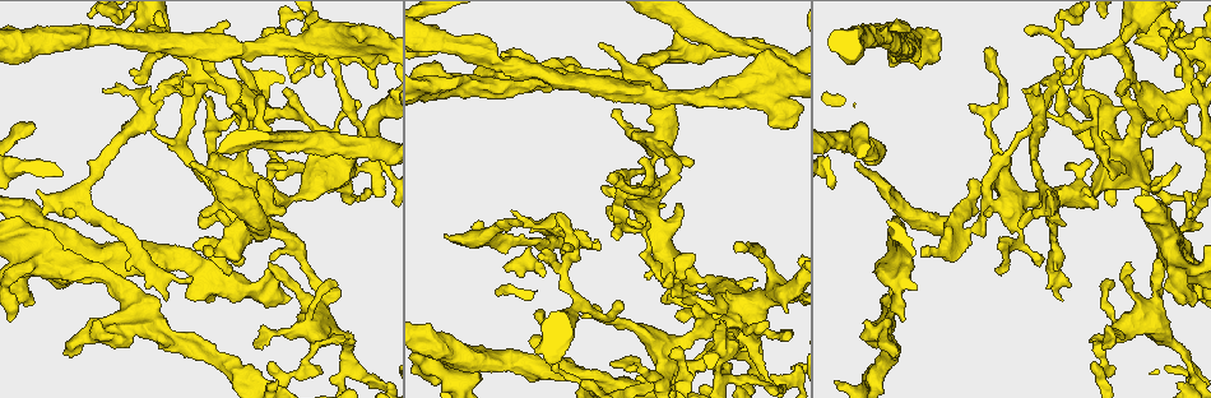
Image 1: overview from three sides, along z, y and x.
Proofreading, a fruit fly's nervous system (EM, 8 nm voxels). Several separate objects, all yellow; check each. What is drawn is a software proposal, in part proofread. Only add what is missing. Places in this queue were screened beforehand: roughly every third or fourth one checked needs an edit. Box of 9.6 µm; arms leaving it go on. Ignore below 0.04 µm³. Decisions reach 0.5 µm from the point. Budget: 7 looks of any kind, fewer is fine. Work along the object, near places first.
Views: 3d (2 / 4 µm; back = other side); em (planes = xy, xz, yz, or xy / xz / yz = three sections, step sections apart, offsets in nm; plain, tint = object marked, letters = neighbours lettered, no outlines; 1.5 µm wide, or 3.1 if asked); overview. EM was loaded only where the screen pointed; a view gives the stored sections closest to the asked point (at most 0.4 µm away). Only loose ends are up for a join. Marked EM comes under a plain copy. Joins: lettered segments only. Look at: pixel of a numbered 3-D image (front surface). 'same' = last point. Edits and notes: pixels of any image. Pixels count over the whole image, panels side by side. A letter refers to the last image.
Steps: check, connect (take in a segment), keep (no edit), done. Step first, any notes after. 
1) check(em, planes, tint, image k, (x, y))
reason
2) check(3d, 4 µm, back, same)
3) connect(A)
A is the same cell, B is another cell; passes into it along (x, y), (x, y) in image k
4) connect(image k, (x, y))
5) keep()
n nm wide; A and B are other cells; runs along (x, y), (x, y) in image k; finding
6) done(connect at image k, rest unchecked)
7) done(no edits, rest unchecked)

check(em, planes, letters, image 1, (1149, 148))
branch stops here

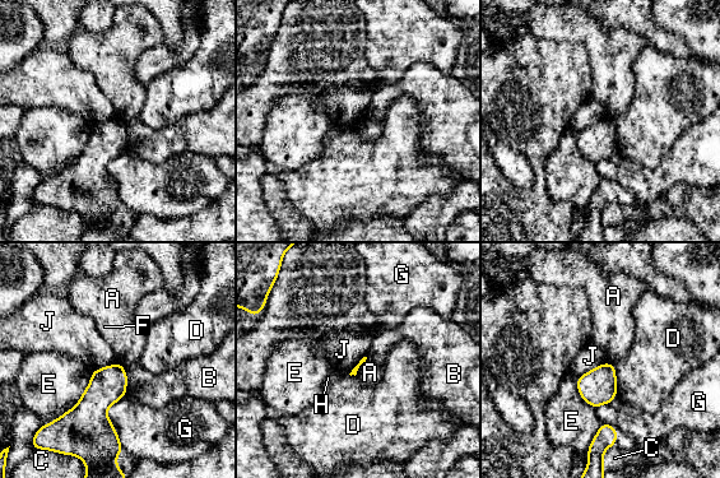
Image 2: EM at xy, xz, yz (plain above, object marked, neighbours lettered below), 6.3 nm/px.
keep()
A, B, C, D, E, F, G, H and J are other cells; border along (116, 362), (122, 366) in image 2; none of them fits

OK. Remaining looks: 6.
check(em, planes, tint, image 1, (31, 304))
branch stops here

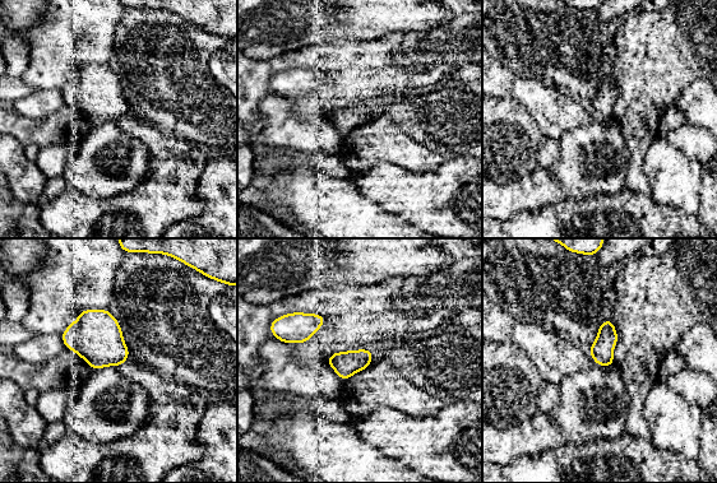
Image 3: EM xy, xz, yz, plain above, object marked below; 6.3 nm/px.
check(em, planes, letters, same)
what lies round it

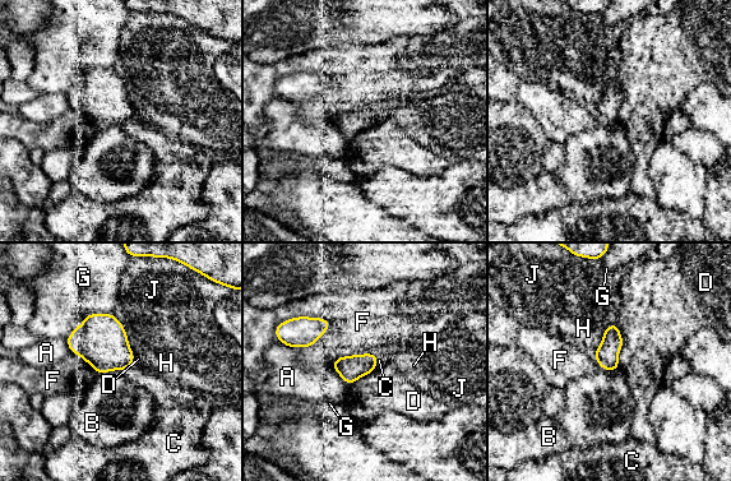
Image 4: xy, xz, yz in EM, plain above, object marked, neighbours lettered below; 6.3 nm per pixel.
keep()
A, B, C, D, F, G, H and J are other cells; border along (125, 369), (110, 369), (98, 374) in image 4; no lettered segment goes on from it

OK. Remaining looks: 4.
check(3d, 4 µm, image 1, (1092, 338))
thin end

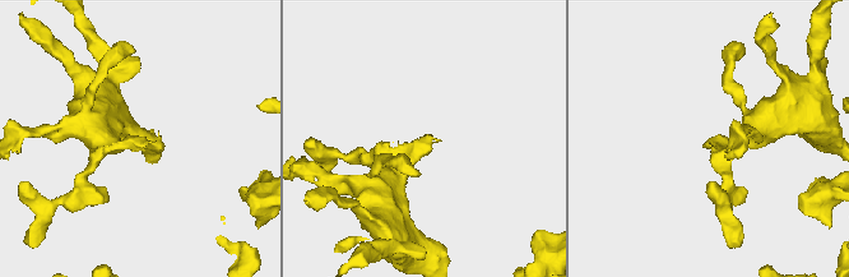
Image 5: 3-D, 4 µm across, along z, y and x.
check(em, planes, letters, image 5, (710, 140))

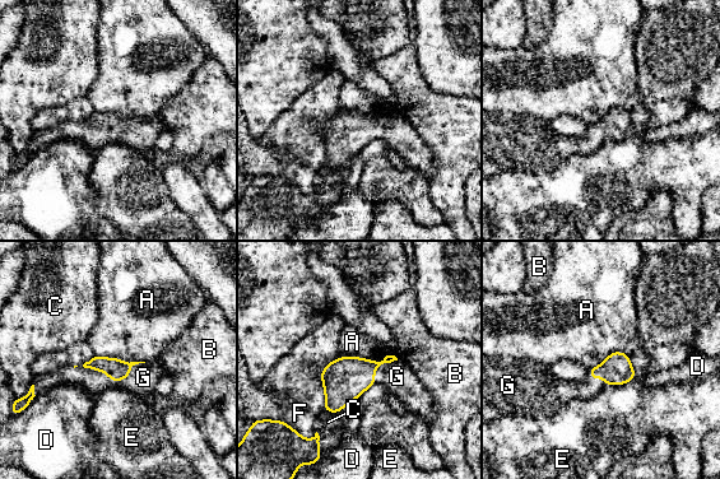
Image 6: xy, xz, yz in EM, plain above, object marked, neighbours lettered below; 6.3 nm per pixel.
connect(G)
G is the same cell, A, B, C, D, E and F are other cells; it goes on there

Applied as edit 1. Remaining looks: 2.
done(connect at image 6, rest unchecked)

